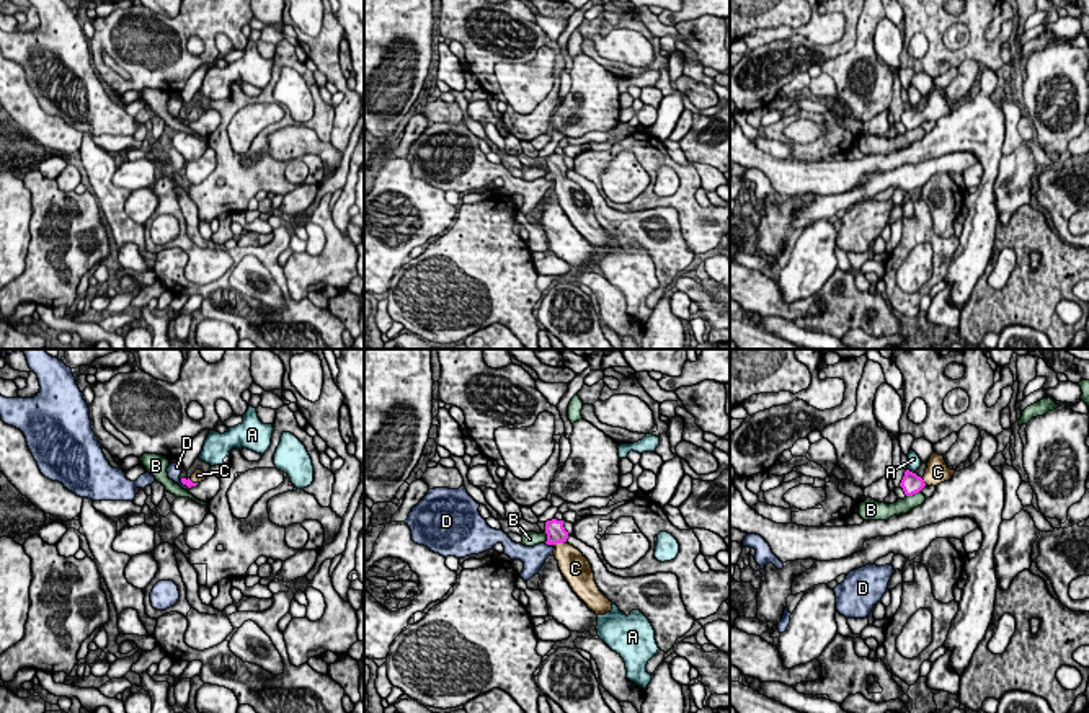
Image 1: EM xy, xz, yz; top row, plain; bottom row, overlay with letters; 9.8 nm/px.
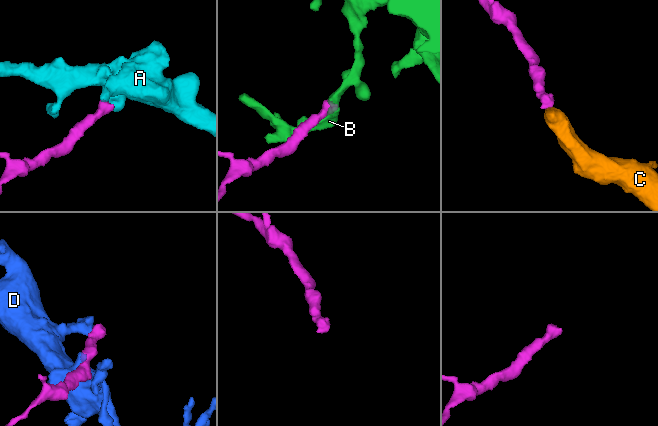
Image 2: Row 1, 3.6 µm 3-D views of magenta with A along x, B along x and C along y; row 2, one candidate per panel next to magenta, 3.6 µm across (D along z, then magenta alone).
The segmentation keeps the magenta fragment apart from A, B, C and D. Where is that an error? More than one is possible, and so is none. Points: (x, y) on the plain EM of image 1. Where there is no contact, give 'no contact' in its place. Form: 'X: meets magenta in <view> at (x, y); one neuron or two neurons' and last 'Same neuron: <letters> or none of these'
A: meets magenta in yz at (911, 106); two neurons
B: meets magenta in yz at (913, 128); two neurons
C: meets magenta in xz at (559, 177); one neuron
D: meets magenta in xy at (185, 118); two neurons
Same neuron: C

